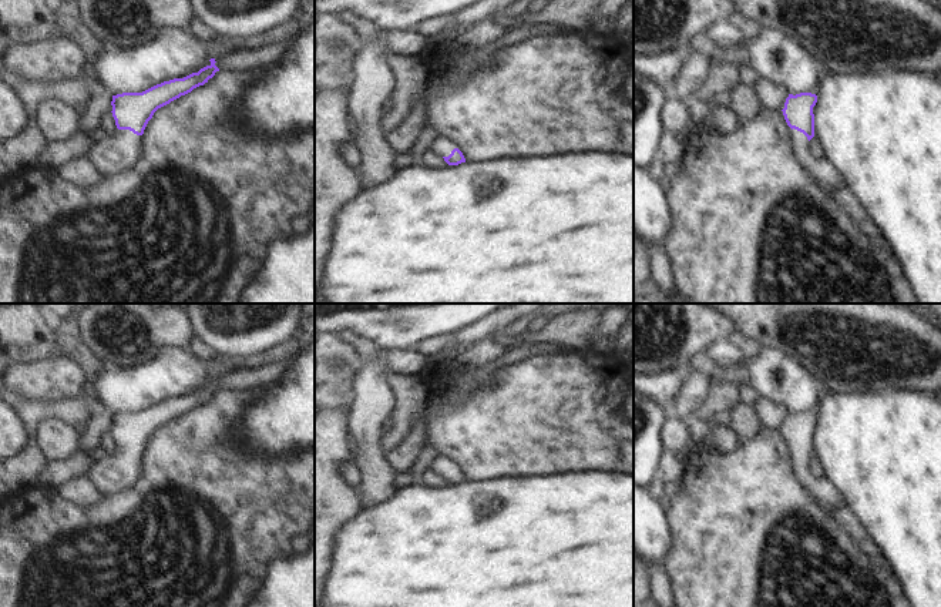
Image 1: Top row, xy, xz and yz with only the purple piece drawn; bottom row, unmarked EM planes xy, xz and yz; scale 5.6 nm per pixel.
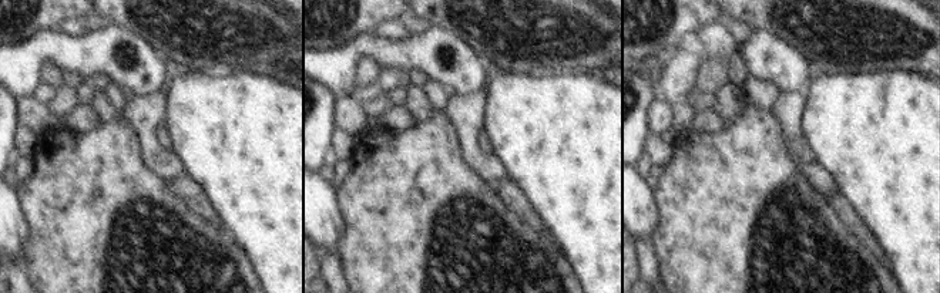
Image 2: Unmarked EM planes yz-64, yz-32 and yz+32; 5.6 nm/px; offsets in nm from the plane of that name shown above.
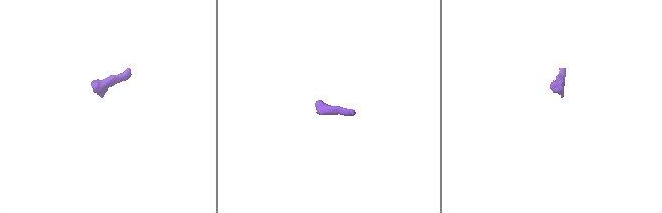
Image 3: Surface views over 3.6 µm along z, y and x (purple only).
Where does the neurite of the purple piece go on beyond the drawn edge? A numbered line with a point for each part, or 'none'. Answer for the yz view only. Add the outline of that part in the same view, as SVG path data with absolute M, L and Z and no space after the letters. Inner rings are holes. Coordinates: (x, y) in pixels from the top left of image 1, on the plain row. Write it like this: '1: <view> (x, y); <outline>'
1: yz (827, 496); M793 447L792 453L797 480L819 502L820 506L826 507L831 513L847 506L844 497L826 477L817 479L811 473L809 459L803 452Z

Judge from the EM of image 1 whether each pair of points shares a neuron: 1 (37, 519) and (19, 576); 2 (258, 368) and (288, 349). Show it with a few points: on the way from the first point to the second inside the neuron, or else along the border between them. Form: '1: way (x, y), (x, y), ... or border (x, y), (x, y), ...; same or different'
1: way (36, 533), (33, 562); same
2: way (265, 361), (272, 354), (281, 351); same

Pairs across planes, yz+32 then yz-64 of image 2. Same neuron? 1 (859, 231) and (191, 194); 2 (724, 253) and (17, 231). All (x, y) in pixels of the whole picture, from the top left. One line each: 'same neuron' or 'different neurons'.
1: same neuron
2: different neurons

